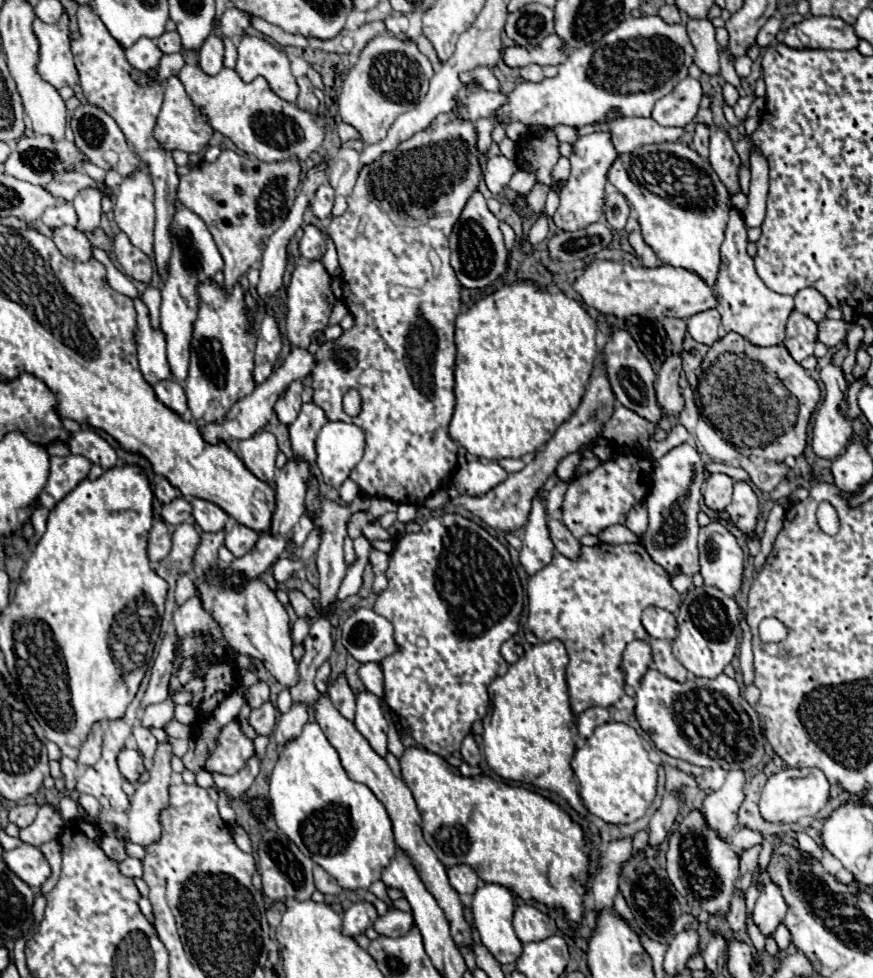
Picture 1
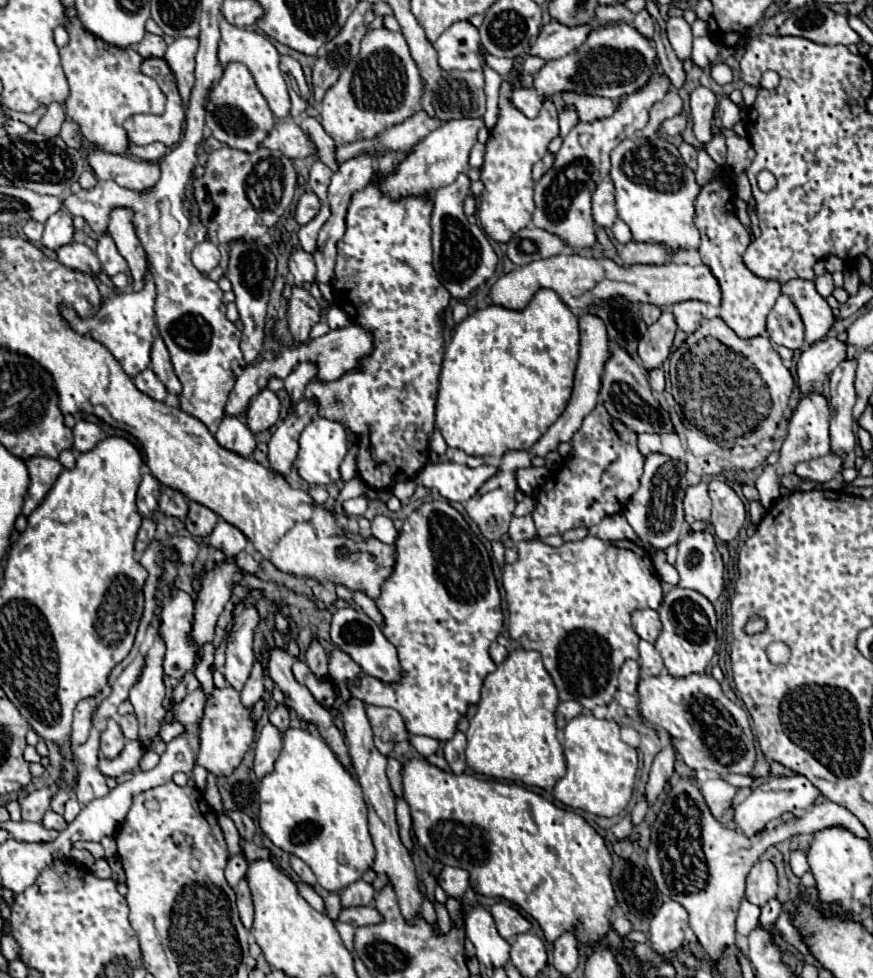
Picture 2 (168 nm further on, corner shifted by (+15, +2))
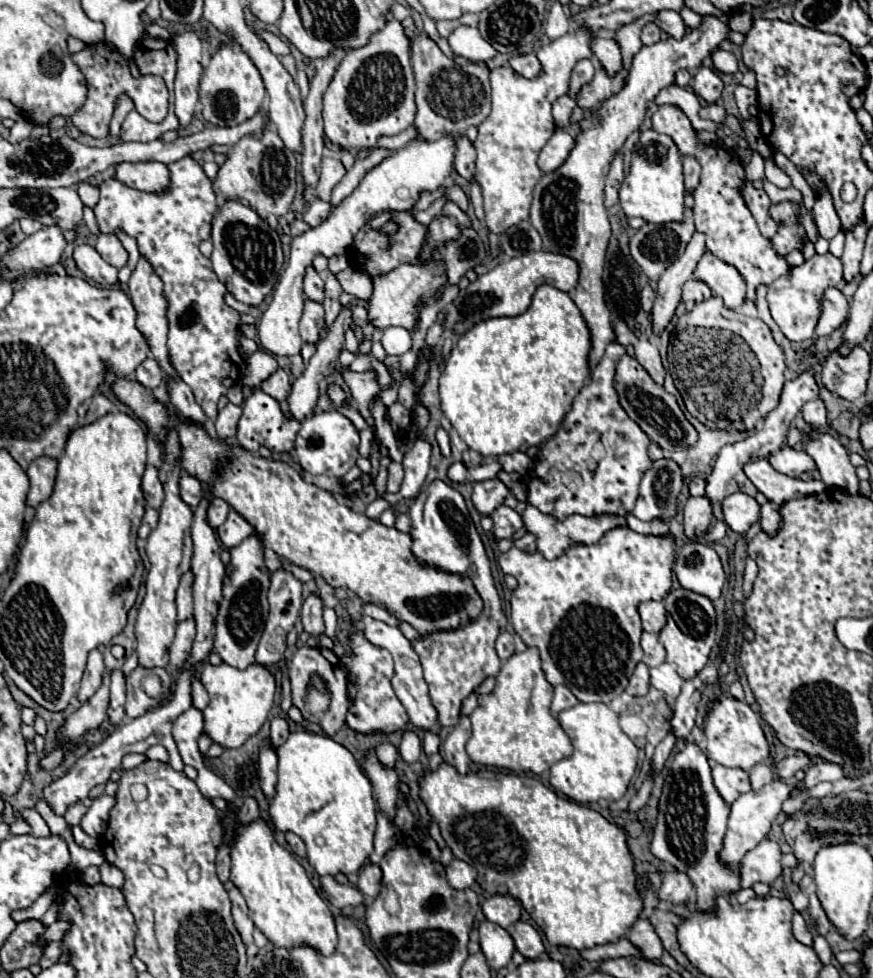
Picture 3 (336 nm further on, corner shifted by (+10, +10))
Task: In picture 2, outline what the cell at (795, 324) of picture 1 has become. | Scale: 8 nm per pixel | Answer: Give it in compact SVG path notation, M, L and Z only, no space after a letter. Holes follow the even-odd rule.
M785 294L777 298L773 310L769 312L767 332L769 332L769 338L779 346L785 346L791 350L803 348L803 322L793 302L789 302Z

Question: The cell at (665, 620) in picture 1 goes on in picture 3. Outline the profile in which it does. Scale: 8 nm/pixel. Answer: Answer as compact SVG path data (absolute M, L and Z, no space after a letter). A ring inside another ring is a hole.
M654 600L642 602L638 606L638 612L640 612L640 618L642 618L642 628L646 632L658 634L664 628L664 624L666 624L666 610L664 610L662 602L654 602Z

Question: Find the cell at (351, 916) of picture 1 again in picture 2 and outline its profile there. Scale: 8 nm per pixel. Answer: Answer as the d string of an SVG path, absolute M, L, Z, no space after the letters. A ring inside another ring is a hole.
M357 880L357 882L353 882L353 886L347 886L339 896L341 896L341 906L343 908L353 908L353 906L373 904L375 892L373 892L371 884L363 882L363 880Z

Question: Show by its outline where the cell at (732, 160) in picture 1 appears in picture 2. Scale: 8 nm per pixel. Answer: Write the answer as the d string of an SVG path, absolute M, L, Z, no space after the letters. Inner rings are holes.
M695 88L691 92L691 120L693 120L693 132L695 138L699 140L701 146L709 144L713 138L711 122L713 122L713 112L715 112L715 94L707 88Z

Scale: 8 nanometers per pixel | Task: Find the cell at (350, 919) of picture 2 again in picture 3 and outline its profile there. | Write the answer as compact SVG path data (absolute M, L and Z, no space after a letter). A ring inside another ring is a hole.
M324 876L320 878L320 888L324 892L324 896L328 898L328 902L340 910L344 910L346 906L356 906L364 900L364 896L360 894L360 890L356 890L350 884L338 884L334 880L334 876Z

